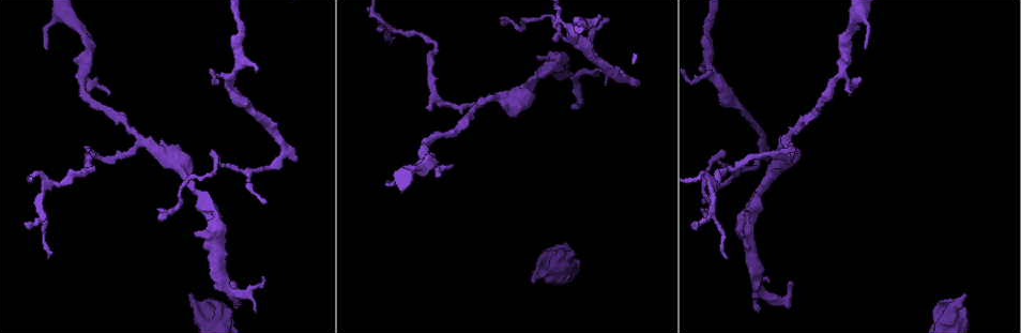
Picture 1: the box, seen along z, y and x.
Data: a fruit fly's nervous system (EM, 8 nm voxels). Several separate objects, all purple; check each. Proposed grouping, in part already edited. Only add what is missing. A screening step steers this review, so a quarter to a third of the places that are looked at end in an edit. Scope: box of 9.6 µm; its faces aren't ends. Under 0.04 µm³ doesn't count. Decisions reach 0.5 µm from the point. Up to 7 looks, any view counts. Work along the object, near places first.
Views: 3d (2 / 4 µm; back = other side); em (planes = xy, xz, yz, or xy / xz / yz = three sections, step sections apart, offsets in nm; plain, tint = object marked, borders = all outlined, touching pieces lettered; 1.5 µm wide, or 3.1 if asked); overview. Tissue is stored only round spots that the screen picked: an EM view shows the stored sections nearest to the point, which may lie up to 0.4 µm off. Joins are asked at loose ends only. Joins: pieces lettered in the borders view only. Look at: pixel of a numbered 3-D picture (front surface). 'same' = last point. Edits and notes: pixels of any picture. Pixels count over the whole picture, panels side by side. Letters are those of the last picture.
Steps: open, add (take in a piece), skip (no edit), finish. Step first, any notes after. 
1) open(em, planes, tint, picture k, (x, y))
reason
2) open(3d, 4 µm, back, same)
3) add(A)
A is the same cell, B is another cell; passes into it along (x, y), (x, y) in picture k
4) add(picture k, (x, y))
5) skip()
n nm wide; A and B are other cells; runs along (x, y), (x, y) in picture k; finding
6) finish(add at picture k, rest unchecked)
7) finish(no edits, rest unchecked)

open(3d, 2 µm, picture 1, (758, 313))

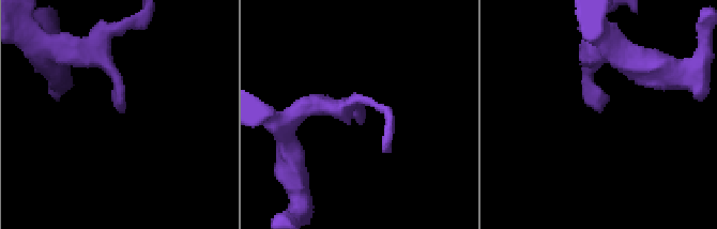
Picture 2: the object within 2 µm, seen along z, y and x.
open(em, xz, step 4, tint, picture 2, (364, 112))

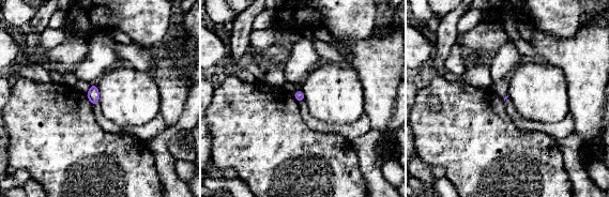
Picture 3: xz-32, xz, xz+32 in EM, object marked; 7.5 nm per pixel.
open(em, planes, borders, same)

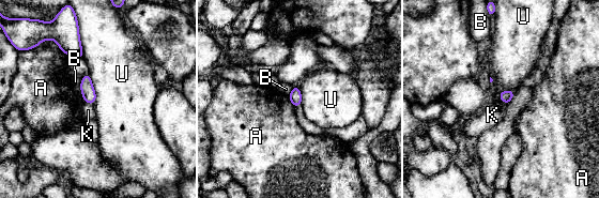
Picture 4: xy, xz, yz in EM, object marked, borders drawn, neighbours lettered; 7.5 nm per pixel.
skip()
A, B, K and U are other cells; border along (77, 25), (83, 56) in picture 4; no lettered piece goes on from it

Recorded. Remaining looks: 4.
open(3d, 4 µm, picture 1, (216, 300))
thick end

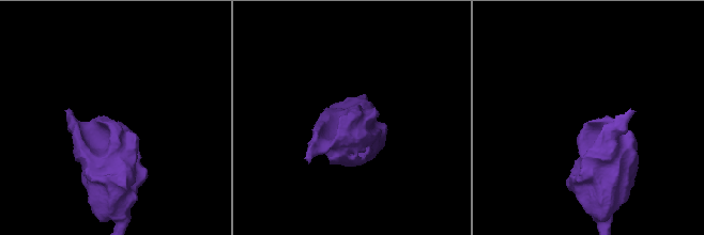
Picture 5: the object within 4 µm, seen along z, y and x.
open(em, planes, borders, picture 5, (351, 117))
now the EM

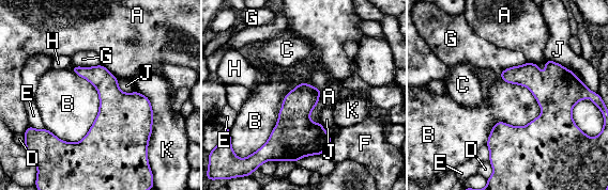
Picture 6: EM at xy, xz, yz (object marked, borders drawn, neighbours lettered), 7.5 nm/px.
skip()
A, B, C, D, E, F, G, H, J and K are other cells; border along (499, 74), (485, 144) in picture 6; no lettered piece goes on from it

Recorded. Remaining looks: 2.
finish(no edits, rest unchecked)

